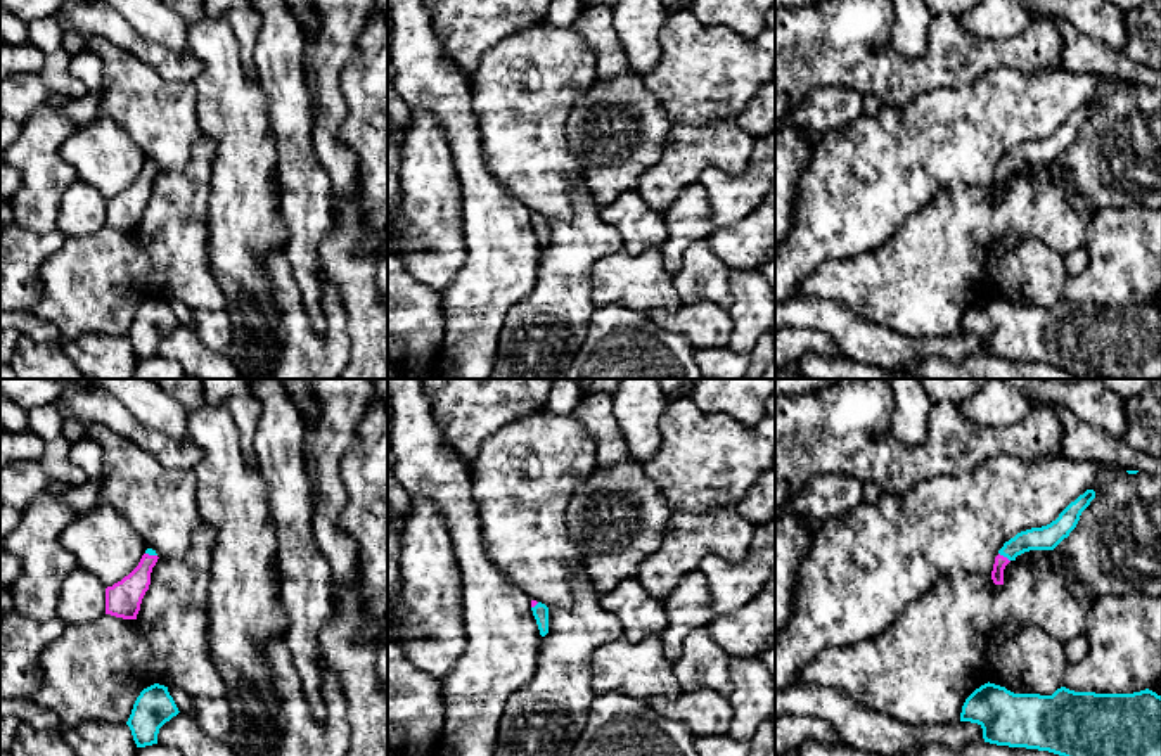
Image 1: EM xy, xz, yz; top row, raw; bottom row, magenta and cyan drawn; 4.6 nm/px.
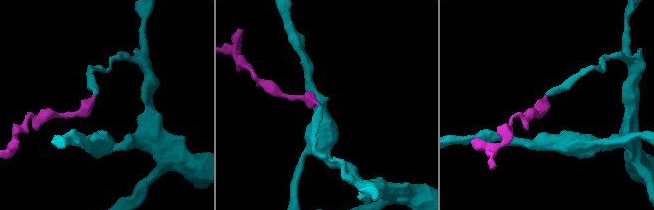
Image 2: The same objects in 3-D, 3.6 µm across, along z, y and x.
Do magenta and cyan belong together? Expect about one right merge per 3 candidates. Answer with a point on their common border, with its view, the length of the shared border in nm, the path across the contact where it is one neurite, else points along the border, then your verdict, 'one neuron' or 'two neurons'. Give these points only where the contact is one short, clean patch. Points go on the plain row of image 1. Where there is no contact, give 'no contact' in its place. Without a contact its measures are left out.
contact yz (1002, 168); length 70 nm; way yz (997, 187), (1002, 168), (1021, 154), (1047, 149); one neuron

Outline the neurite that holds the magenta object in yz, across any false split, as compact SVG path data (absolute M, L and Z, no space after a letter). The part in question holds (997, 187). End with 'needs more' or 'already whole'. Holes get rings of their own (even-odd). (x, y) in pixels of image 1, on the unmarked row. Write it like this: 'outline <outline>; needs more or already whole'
outline M1087 102L1074 114L1071 114L1055 133L1042 140L1031 140L1017 145L1004 156L995 170L991 192L995 197L1004 197L1004 182L1017 168L1030 163L1054 163L1076 140L1081 125L1095 111L1094 102Z; needs more

